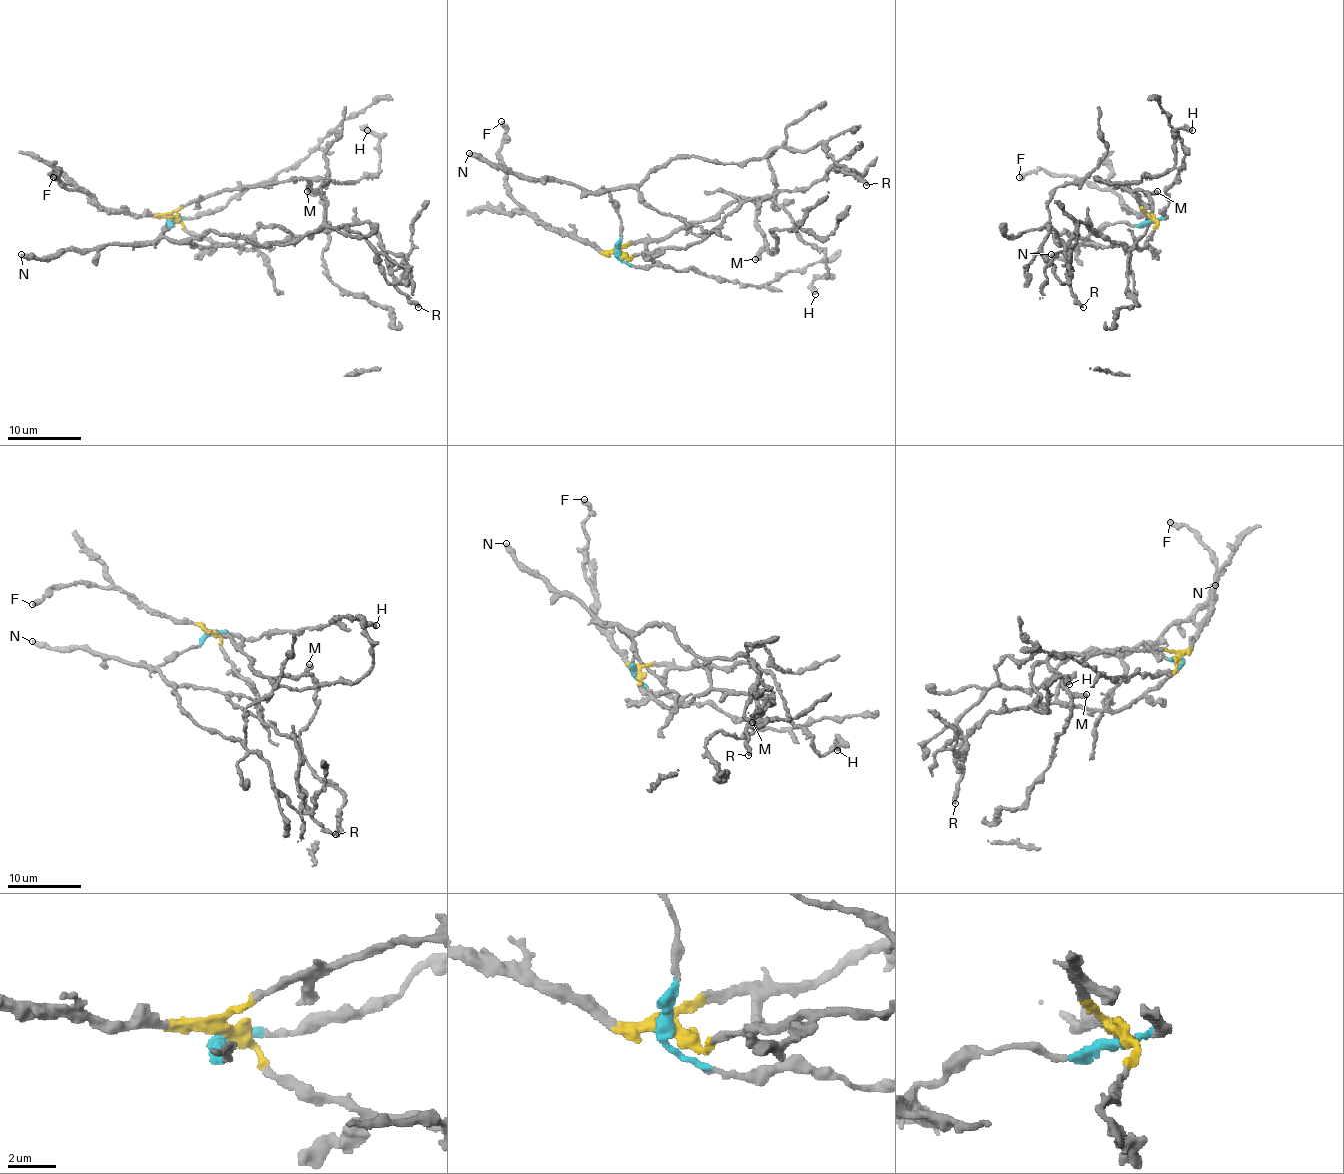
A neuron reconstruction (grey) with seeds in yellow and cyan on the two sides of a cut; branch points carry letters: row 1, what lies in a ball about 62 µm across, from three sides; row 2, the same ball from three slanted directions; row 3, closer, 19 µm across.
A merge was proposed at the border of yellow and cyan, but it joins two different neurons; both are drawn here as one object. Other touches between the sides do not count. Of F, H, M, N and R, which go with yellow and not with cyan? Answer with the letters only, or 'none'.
F, H, M, R

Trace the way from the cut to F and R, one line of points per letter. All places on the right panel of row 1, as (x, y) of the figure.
F: (1152, 218), (1131, 212), (1113, 192), (1093, 184), (1043, 170), (1019, 177)
R: (1152, 218), (1155, 227), (1142, 247), (1124, 247), (1098, 236), (1081, 221), (1065, 253), (1067, 284), (1083, 306)

